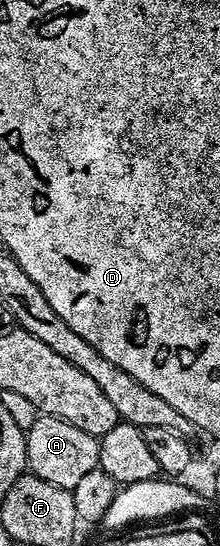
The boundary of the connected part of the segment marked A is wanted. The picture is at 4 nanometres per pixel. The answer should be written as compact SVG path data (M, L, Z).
M38 415L35 426L25 433L25 463L28 471L43 478L43 482L51 482L60 488L72 490L75 482L83 479L83 474L91 474L91 470L98 467L98 458L98 437L54 416Z

